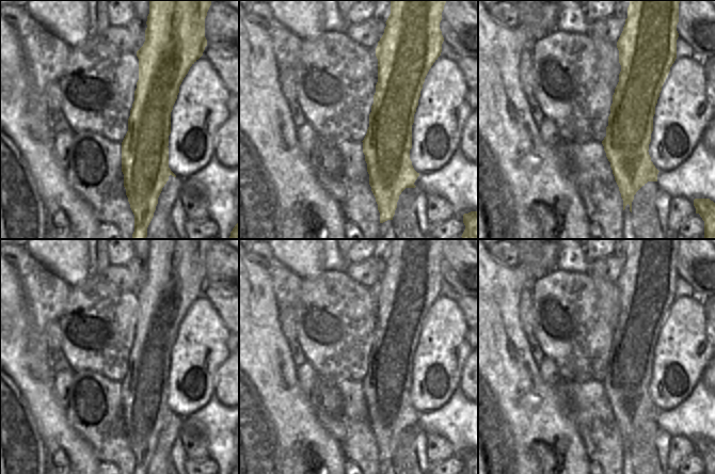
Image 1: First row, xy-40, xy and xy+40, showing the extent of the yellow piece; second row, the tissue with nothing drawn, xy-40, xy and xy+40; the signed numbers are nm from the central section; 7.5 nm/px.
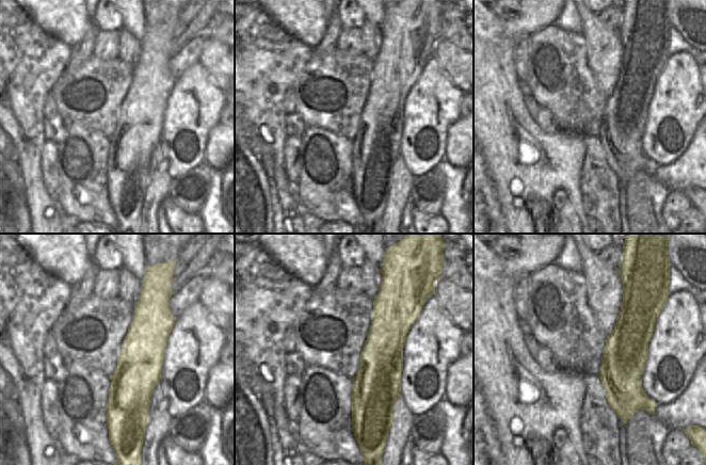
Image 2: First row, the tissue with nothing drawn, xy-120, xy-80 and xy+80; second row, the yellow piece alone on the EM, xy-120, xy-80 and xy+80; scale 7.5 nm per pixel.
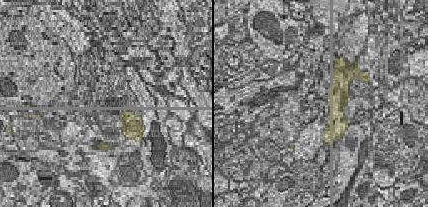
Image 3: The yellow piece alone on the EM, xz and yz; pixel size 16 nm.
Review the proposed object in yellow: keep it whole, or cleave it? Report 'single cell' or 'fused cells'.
fused cells

